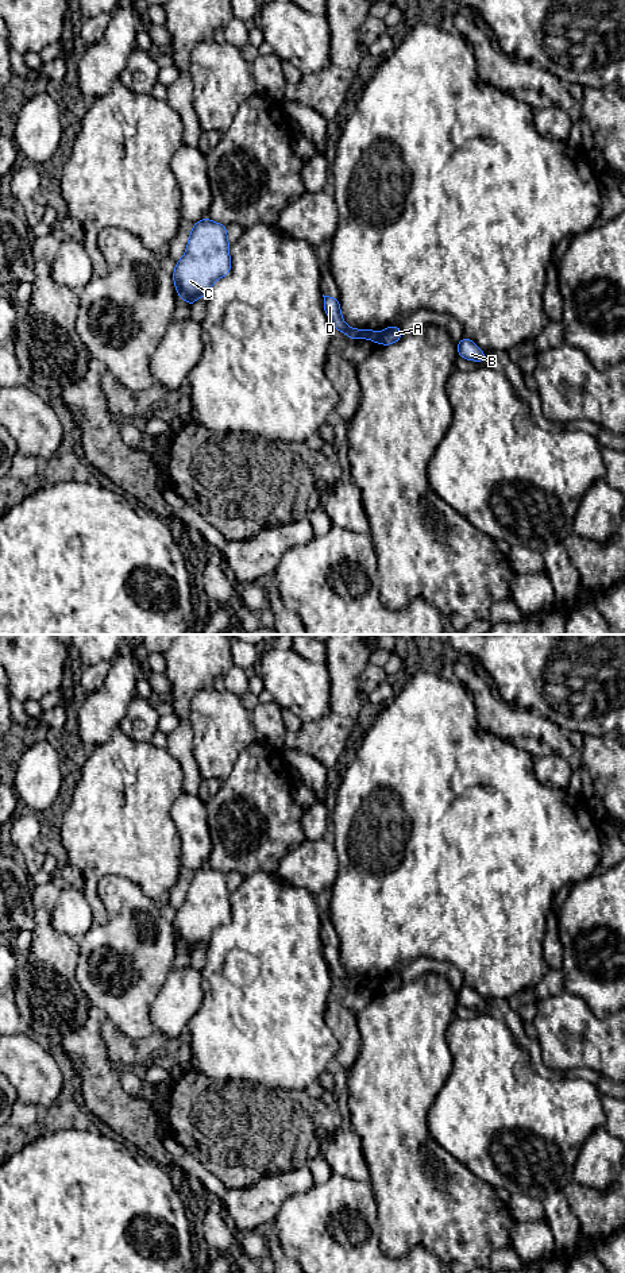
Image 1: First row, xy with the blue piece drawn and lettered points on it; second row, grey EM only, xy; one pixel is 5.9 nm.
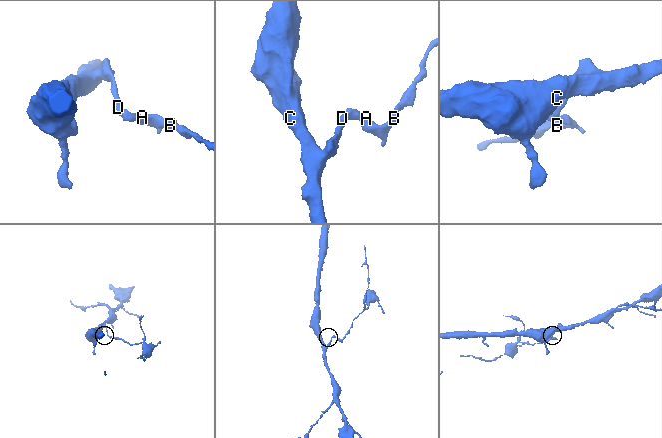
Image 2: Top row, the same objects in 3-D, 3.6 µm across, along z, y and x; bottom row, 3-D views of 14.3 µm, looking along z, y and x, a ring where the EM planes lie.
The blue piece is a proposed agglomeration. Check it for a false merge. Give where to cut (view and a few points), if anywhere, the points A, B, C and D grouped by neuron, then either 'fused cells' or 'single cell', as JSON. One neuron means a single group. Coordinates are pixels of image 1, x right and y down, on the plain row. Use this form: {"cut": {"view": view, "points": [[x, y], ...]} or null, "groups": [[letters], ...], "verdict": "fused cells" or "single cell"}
{"cut": {"view": "xy", "points": [[381, 980], [378, 990]]}, "groups": [["A", "B"], ["C", "D"]], "verdict": "fused cells"}

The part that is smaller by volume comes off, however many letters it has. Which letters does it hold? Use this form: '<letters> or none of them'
A, B

